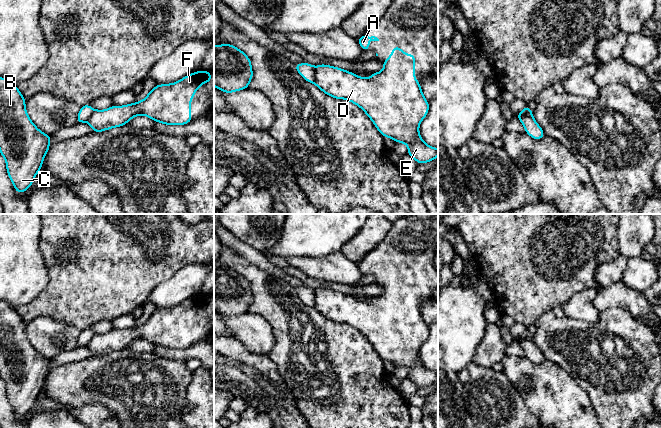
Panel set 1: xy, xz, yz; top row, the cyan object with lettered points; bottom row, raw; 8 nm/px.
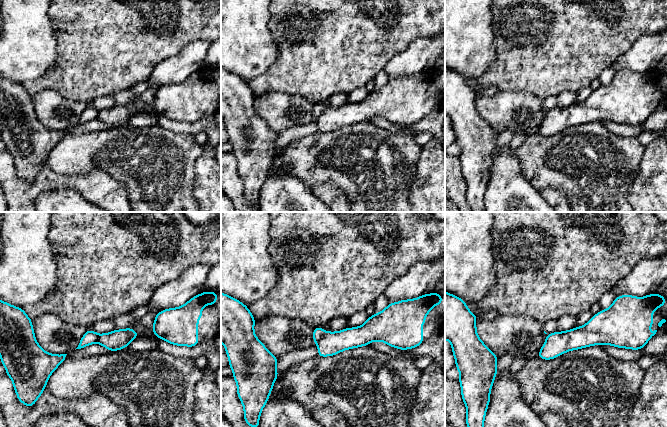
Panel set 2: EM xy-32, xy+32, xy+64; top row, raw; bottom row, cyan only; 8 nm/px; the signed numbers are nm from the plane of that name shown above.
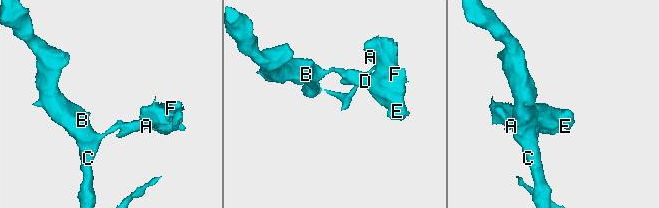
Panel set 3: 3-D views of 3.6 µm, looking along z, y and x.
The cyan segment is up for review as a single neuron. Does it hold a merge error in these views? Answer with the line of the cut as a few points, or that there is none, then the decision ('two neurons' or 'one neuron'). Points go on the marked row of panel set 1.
cut in yz along (531, 113), (515, 115); two neurons

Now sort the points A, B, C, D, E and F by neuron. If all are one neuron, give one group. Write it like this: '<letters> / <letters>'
A D E F / B C

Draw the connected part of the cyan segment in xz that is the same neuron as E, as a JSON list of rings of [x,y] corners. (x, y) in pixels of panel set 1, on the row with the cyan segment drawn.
[[[397,45],[390,57],[382,61],[384,69],[373,73],[369,78],[320,64],[315,68],[314,84],[326,95],[336,99],[346,99],[359,106],[371,119],[380,134],[397,143],[408,146],[408,155],[418,164],[435,160],[438,149],[427,145],[419,134],[419,125],[429,111],[429,103],[420,88],[420,81],[415,80],[415,54],[406,54]]]

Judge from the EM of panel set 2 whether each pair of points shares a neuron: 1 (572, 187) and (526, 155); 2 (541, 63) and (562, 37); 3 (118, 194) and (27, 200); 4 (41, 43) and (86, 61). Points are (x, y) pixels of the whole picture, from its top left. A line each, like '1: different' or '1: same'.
1: same
2: same
3: same
4: different

